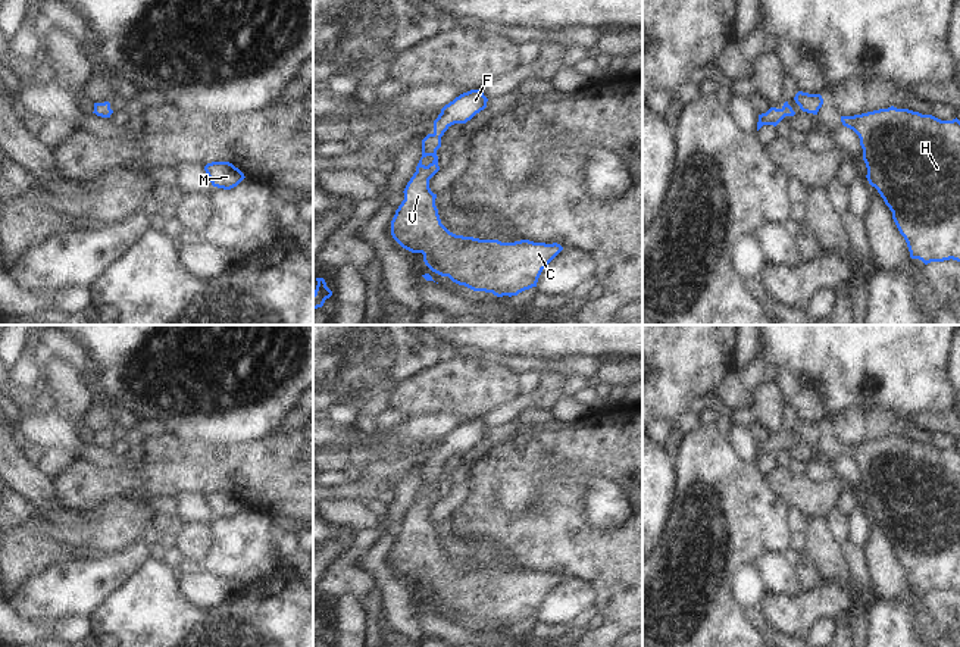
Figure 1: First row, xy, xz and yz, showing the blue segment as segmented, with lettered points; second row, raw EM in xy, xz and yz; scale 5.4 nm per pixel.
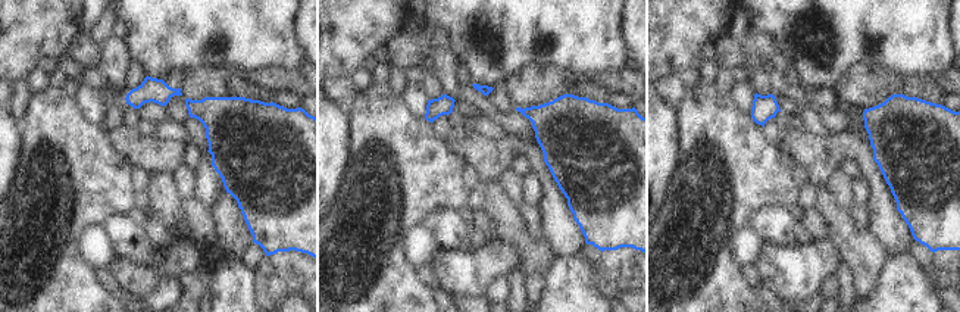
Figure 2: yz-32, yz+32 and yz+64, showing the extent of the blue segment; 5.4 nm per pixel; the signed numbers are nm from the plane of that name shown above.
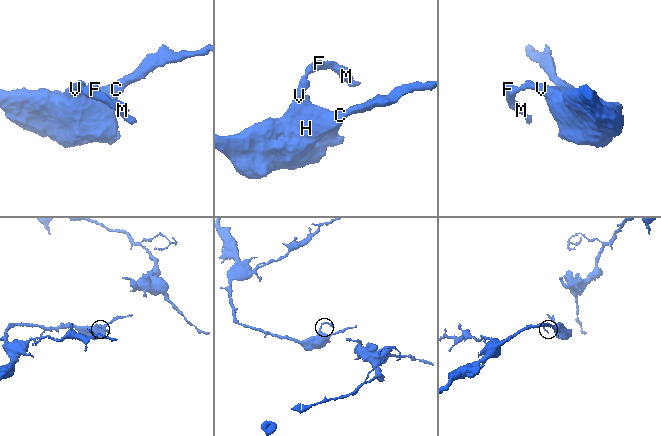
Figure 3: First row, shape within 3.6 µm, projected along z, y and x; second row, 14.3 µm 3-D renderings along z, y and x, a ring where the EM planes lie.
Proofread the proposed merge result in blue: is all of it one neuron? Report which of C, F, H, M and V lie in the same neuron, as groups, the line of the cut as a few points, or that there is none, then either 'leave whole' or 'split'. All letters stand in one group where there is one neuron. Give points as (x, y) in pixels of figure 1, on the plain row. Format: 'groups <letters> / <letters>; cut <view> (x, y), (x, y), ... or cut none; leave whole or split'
groups C F H M V; cut none; leave whole

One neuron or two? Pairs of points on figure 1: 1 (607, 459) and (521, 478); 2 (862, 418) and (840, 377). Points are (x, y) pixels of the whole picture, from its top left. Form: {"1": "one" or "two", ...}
{"1": "two", "2": "two"}

